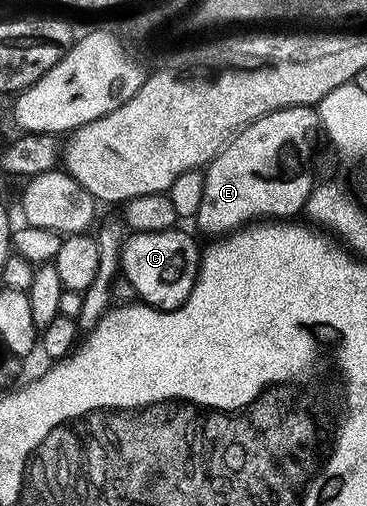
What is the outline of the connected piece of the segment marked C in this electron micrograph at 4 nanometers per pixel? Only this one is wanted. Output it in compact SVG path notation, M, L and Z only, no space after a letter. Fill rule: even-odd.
M179 227L159 231L132 232L123 242L123 249L119 252L119 268L122 280L131 284L131 289L136 293L142 304L150 305L152 309L166 311L179 309L189 299L199 274L201 260L201 245L198 245L187 233L182 233Z

